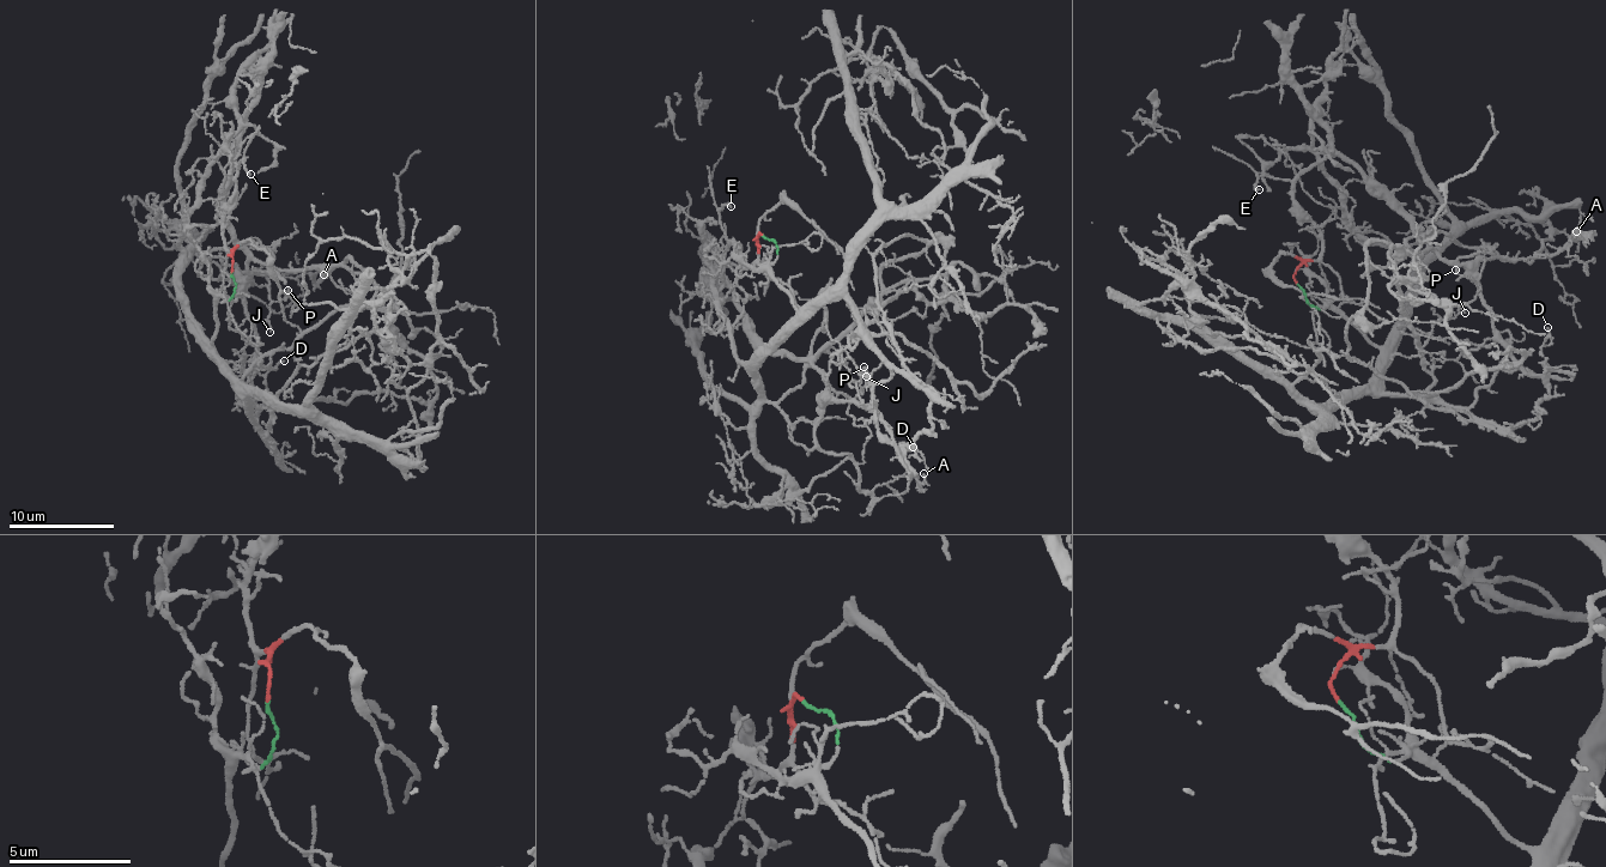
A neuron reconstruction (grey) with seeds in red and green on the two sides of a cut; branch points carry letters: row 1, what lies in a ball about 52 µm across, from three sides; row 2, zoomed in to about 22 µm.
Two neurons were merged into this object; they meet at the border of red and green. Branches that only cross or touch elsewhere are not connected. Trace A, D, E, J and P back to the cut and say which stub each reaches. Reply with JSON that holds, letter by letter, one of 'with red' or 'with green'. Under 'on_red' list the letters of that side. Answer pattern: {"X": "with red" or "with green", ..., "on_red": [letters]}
{"A": "with red", "D": "with green", "E": "with red", "J": "with red", "P": "with red", "on_red": ["A", "E", "J", "P"]}

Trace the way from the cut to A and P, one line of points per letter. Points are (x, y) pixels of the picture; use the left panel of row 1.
A: (230, 273), (234, 145), (219, 206), (248, 271), (219, 276), (244, 288), (254, 272), (323, 276)
P: (230, 273), (223, 224), (234, 145), (219, 206), (248, 271), (271, 274), (271, 297), (286, 297), (289, 289)

